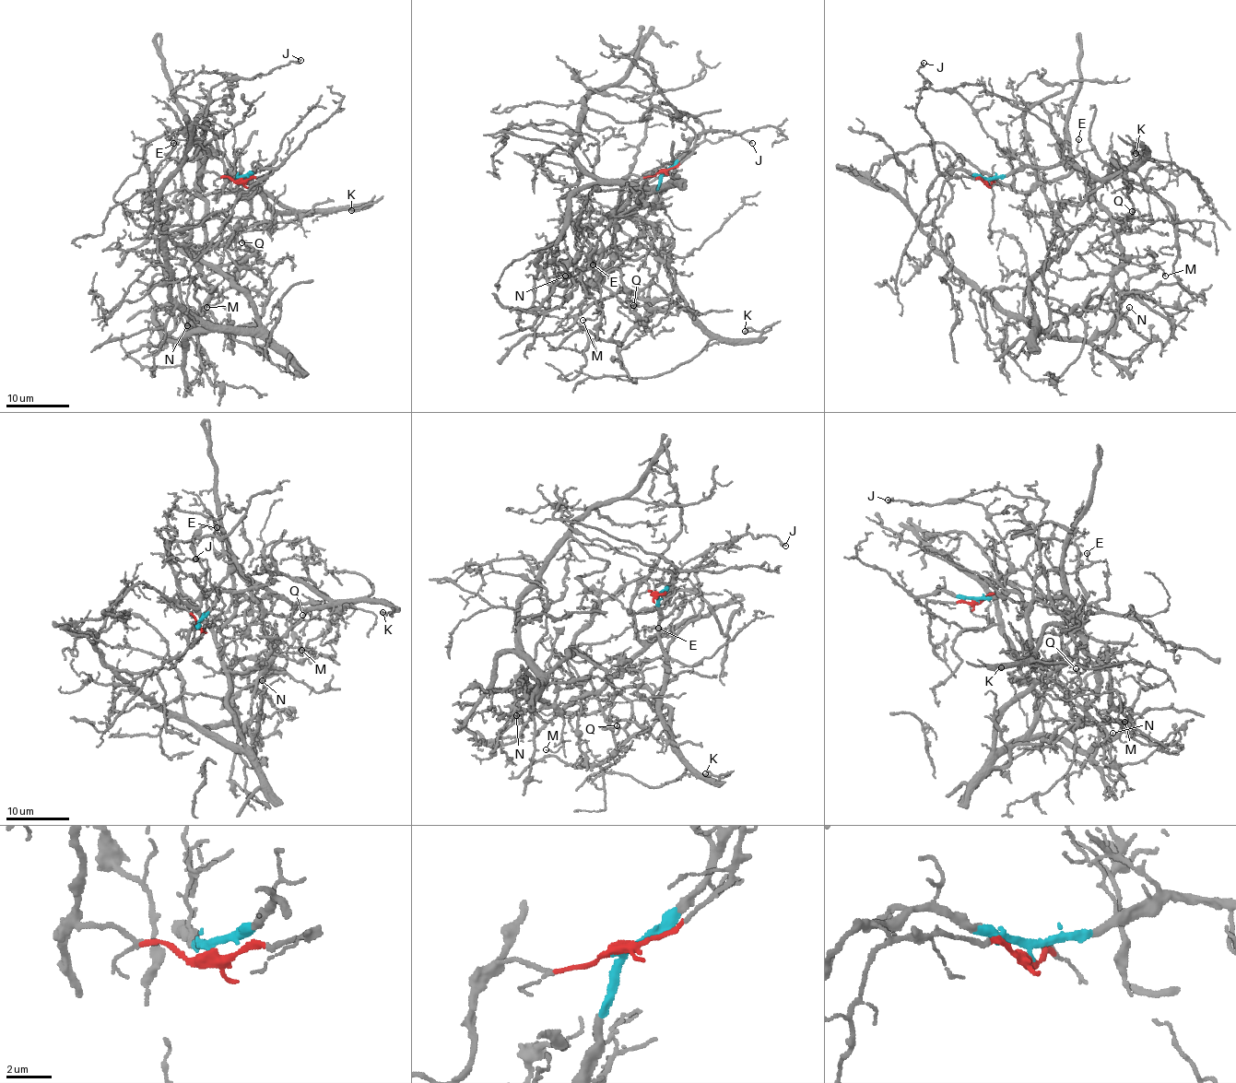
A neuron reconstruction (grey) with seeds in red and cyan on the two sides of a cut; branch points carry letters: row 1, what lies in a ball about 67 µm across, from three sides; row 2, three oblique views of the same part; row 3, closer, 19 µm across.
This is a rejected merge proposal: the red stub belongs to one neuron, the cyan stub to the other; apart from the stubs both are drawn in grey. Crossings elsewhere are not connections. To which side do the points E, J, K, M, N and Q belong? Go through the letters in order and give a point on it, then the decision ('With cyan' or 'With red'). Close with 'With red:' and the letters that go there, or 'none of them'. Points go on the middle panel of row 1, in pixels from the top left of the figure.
E: Place: (593, 264). With cyan
J: Place: (752, 143). With red
K: Place: (745, 331). With cyan
M: Place: (582, 320). With red
N: Place: (565, 276). With red
Q: Place: (633, 305). With red
With red: J, M, N, Q

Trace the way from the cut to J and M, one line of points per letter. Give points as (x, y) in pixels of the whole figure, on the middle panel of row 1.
J: (662, 172), (629, 174), (614, 217), (630, 214), (640, 178), (680, 160), (699, 143), (739, 135), (752, 143)
M: (662, 172), (625, 179), (612, 217), (611, 271), (590, 280), (601, 313), (582, 319)

